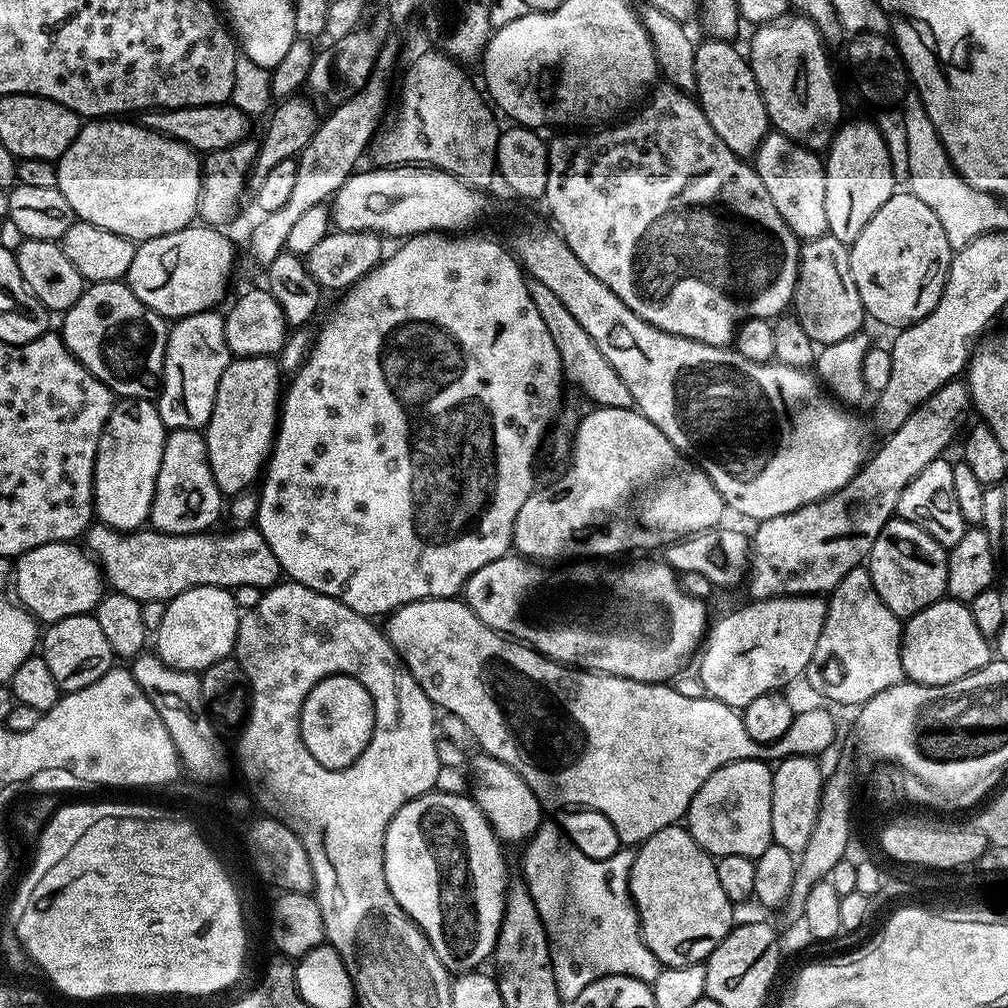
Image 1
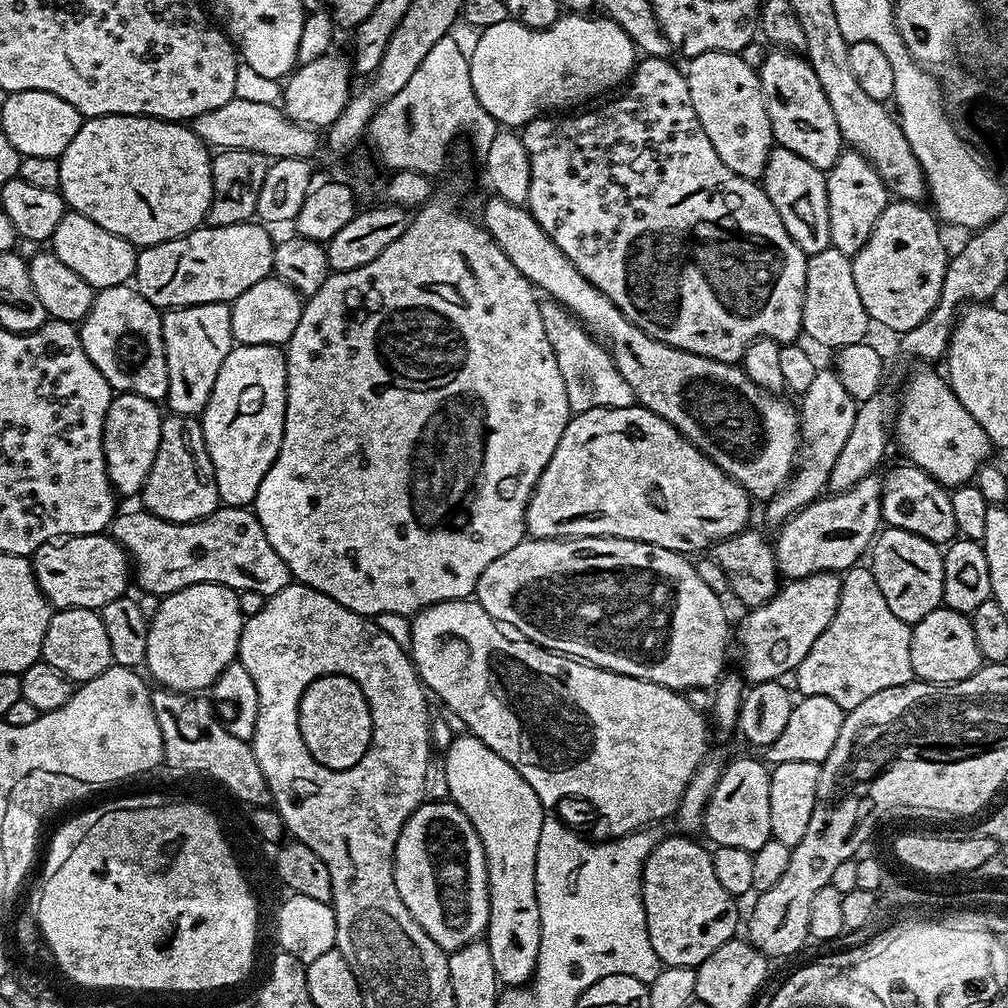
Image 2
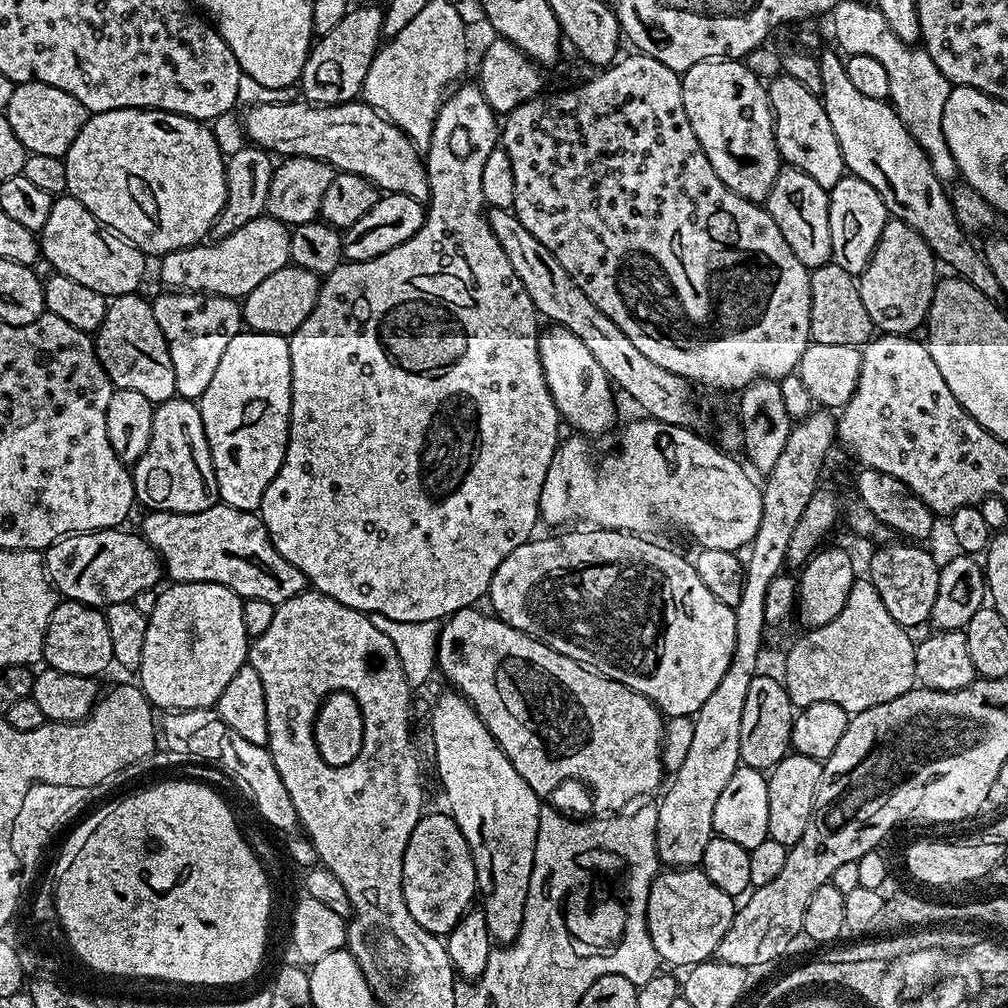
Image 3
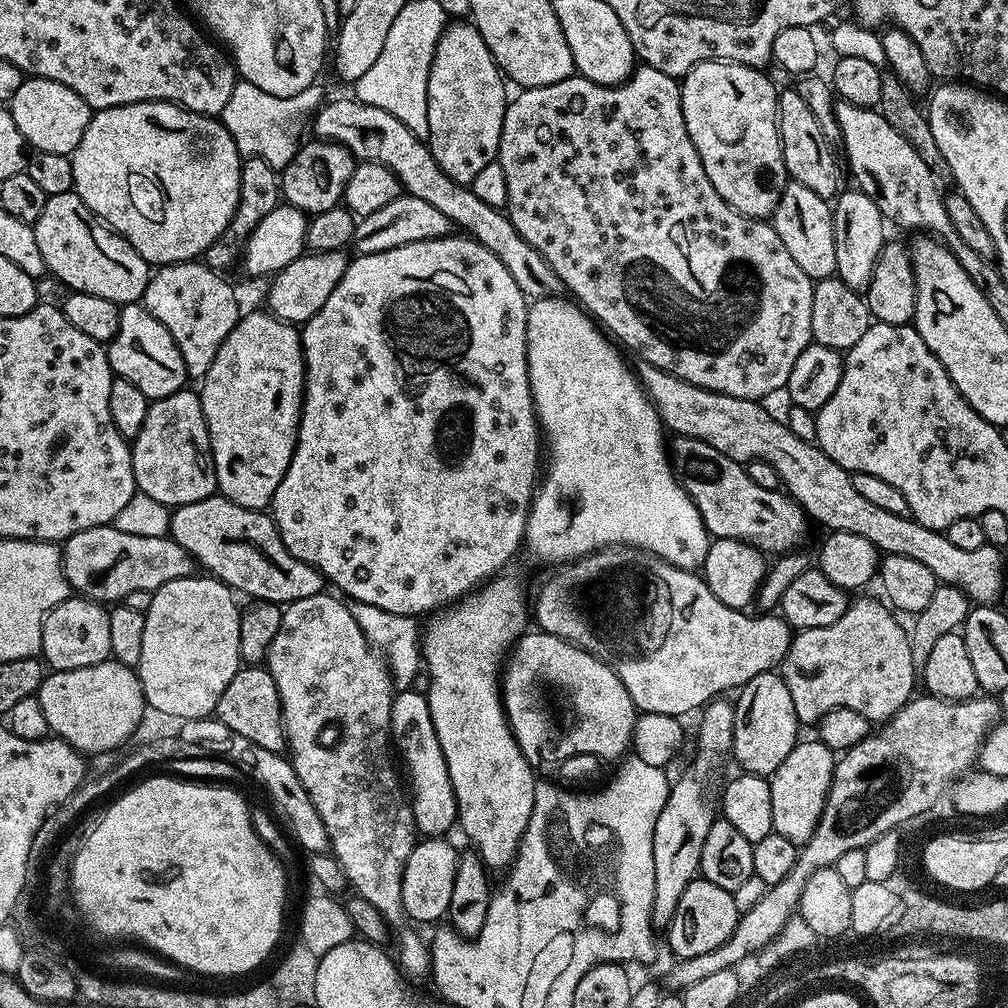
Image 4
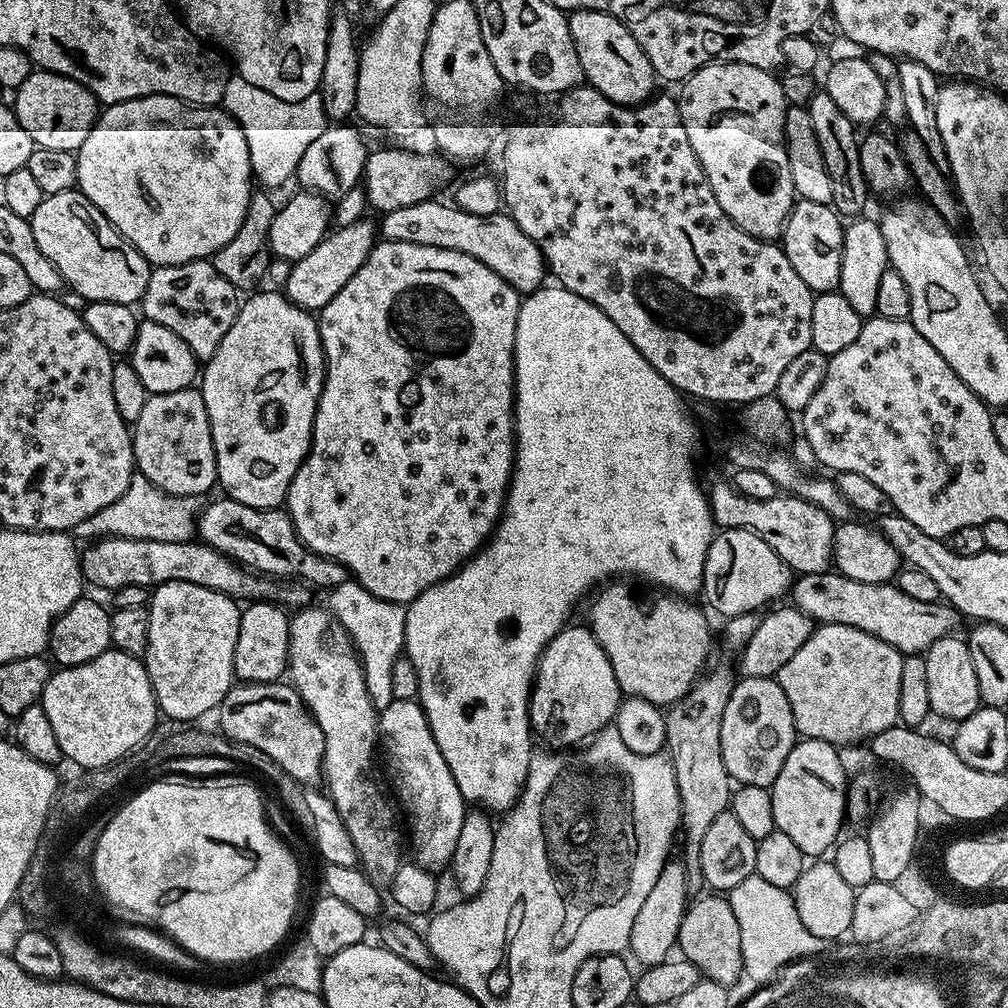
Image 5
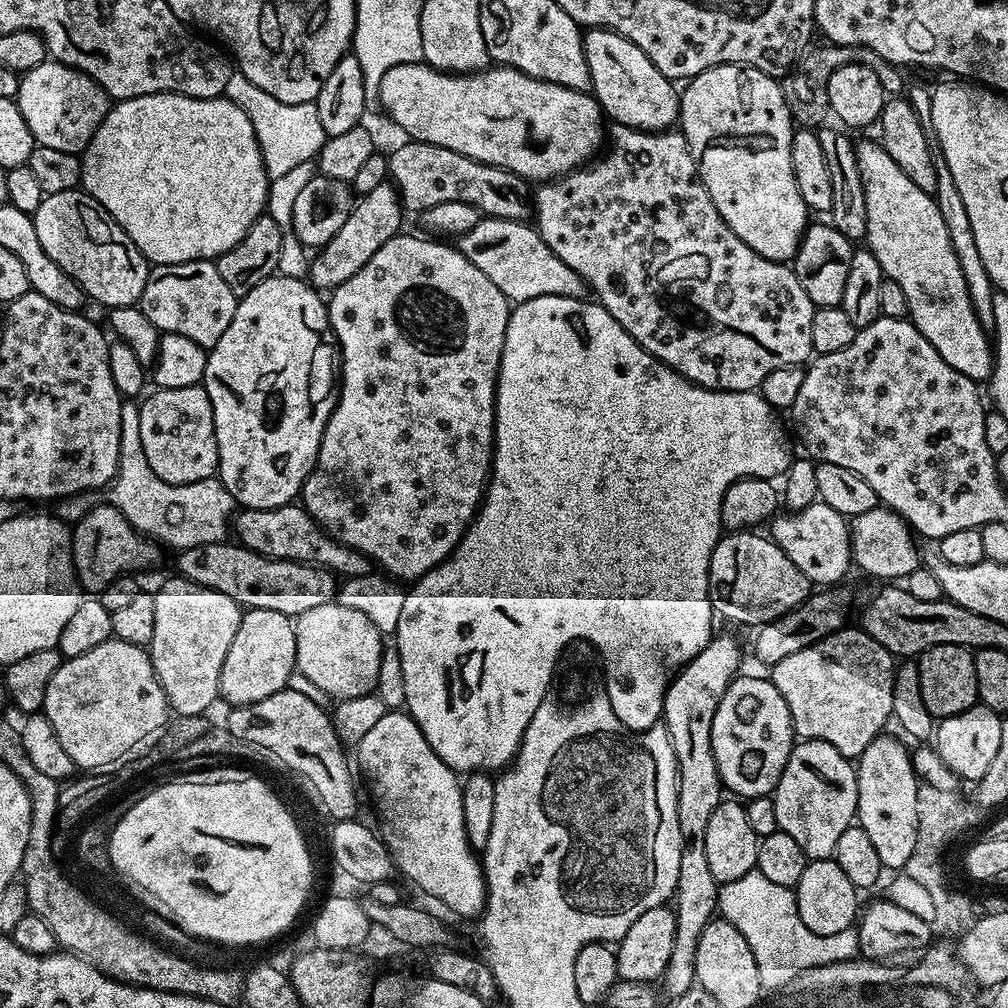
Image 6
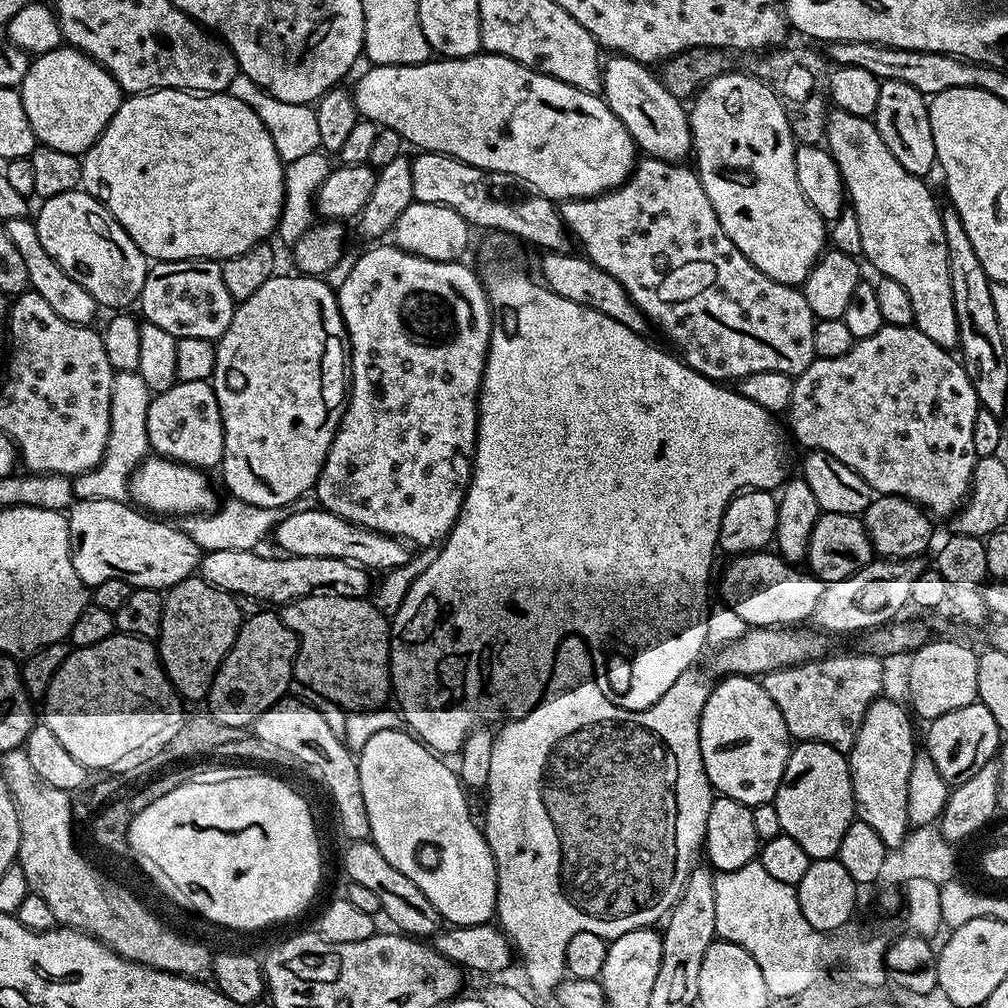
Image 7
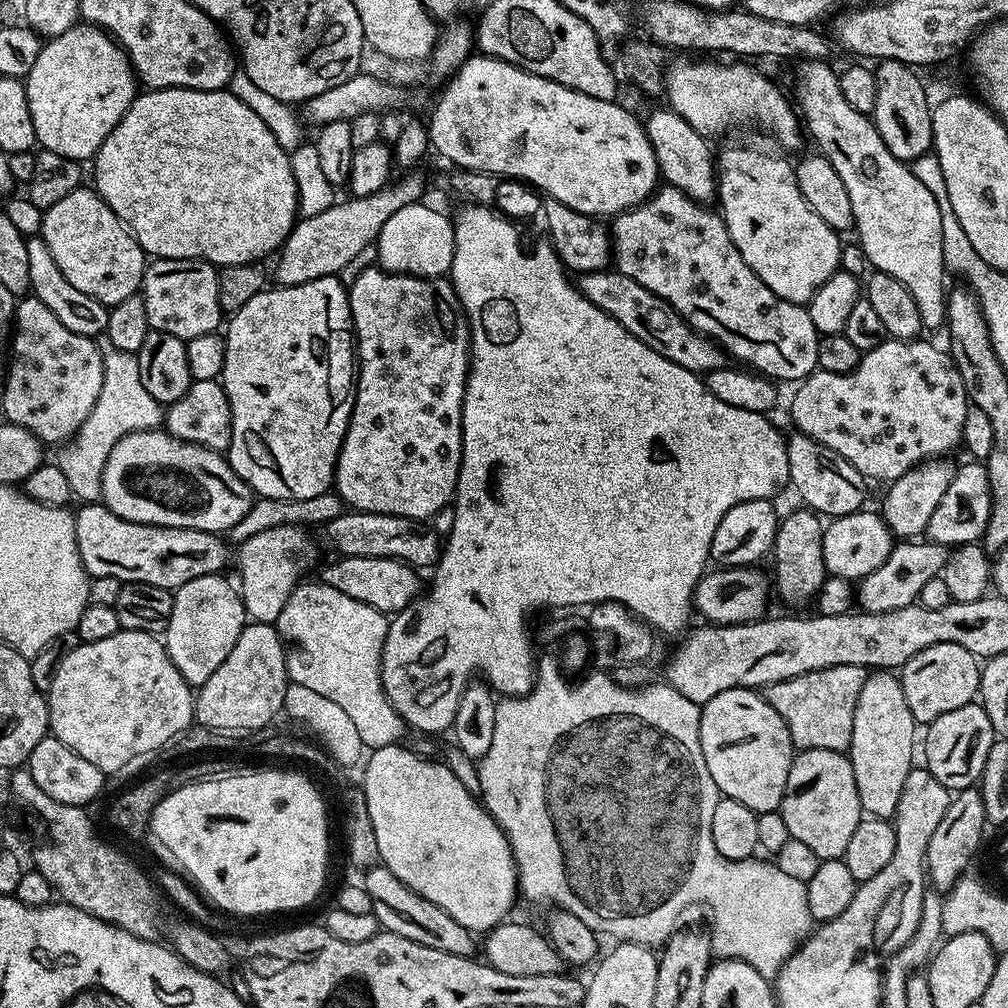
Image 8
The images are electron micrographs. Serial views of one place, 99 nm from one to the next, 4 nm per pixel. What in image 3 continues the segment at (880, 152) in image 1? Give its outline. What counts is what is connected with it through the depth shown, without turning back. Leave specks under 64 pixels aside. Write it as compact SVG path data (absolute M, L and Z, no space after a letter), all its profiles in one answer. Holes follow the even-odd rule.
M846 174L840 179L838 186L834 186L828 192L828 217L832 247L831 263L842 266L846 274L860 277L866 270L878 246L878 238L882 238L882 230L890 219L878 190L874 190L870 182L862 182L862 178Z

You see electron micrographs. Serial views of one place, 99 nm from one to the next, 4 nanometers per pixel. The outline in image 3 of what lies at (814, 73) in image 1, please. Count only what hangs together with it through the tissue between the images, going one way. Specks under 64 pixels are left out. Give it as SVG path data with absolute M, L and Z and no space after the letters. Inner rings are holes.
M783 74L773 79L767 89L781 161L789 168L802 170L802 174L810 174L810 178L825 190L838 186L846 169L838 138L834 138L834 126L830 126L830 118L826 118L824 101L817 93L802 86L802 82Z

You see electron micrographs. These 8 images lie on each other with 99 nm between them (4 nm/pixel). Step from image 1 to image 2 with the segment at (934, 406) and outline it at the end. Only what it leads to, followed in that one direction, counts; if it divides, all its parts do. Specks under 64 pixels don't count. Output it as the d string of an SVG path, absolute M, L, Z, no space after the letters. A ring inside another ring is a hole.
M879 475L862 478L850 490L825 494L813 504L798 510L790 519L779 525L780 532L774 536L776 566L781 577L801 580L810 574L834 572L843 574L861 563L860 555L871 549L882 528L880 518Z

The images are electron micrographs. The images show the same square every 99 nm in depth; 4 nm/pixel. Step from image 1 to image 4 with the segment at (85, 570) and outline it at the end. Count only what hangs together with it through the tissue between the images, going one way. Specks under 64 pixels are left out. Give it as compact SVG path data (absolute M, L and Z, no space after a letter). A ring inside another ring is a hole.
M112 524L74 534L63 541L62 551L69 589L97 602L122 602L134 590L153 593L166 582L193 575L198 568L191 554L168 536L142 538L138 534L122 534Z

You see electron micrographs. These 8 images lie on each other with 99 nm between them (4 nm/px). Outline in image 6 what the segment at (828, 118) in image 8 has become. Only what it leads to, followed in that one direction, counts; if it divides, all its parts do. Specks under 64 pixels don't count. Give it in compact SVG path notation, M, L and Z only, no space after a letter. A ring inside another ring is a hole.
M872 140L859 141L855 145L858 174L862 176L862 190L866 194L867 251L878 258L878 266L882 266L885 277L902 286L902 294L906 294L908 303L908 316L926 342L930 342L930 346L934 346L934 350L938 350L938 354L942 354L958 374L966 374L966 378L977 382L987 381L994 367L994 344L974 314L974 306L966 290L966 278L962 278L962 266L958 266L954 246L950 246L950 234L946 234L946 222L942 222L936 197L926 190L918 190L918 186L906 178L902 166L886 154L884 145Z

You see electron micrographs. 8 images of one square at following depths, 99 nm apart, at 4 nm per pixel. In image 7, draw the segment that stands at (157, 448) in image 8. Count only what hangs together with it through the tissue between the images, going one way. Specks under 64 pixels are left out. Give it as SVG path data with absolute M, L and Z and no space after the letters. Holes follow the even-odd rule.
M152 454L136 465L132 479L128 482L128 495L141 509L152 514L163 514L168 518L195 516L213 511L218 502L215 490L208 485L204 476L207 475L201 469Z

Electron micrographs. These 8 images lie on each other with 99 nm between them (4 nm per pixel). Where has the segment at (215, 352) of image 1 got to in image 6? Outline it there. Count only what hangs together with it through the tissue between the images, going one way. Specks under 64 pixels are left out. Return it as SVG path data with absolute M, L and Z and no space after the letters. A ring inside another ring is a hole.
M191 260L181 264L157 264L148 273L148 281L142 290L139 303L144 309L146 318L154 322L154 326L162 334L182 334L182 338L190 338L190 342L198 342L206 350L210 350L222 338L222 330L230 326L230 318L234 318L237 297L226 286L226 282L211 260Z

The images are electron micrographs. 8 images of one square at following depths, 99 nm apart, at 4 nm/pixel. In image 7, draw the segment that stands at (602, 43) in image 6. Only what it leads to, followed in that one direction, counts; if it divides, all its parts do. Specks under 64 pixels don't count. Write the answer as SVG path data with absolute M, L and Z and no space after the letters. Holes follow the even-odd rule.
M613 55L611 59L602 68L602 95L610 110L632 135L637 149L644 156L653 156L659 160L687 161L692 152L689 109L680 98L670 94L661 77L656 72L652 73L653 69L649 65L631 60L629 56Z

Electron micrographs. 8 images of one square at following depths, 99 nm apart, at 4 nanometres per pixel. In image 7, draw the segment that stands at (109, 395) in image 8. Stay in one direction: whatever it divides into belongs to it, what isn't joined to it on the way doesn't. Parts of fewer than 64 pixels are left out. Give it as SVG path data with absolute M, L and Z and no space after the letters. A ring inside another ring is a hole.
M117 372L110 390L110 434L106 438L106 450L96 468L75 477L72 480L72 495L76 500L123 500L129 499L128 482L136 470L136 465L149 455L148 435L146 434L146 414L153 393L148 391L146 382L139 372Z

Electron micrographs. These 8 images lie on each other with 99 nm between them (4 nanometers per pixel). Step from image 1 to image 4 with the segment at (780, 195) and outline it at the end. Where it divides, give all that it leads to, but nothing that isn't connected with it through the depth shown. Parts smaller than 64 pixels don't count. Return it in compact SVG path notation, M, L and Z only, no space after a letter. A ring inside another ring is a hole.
M789 182L782 190L782 198L778 198L778 206L770 217L770 223L775 228L778 238L782 238L782 246L790 250L790 258L798 262L802 274L806 274L813 282L836 275L834 226L829 201L814 194L814 190L807 186Z

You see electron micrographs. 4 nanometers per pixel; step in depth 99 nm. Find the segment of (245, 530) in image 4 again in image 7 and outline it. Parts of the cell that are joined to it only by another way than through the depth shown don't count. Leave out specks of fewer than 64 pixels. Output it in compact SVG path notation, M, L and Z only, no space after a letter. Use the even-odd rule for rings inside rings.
M310 506L301 512L289 511L288 516L282 518L282 522L274 529L274 540L275 538L277 546L280 547L277 549L289 556L342 558L360 568L378 572L376 574L406 565L414 553L398 536L387 536L354 522L346 522L346 518L338 518L338 514L330 514L319 506Z

